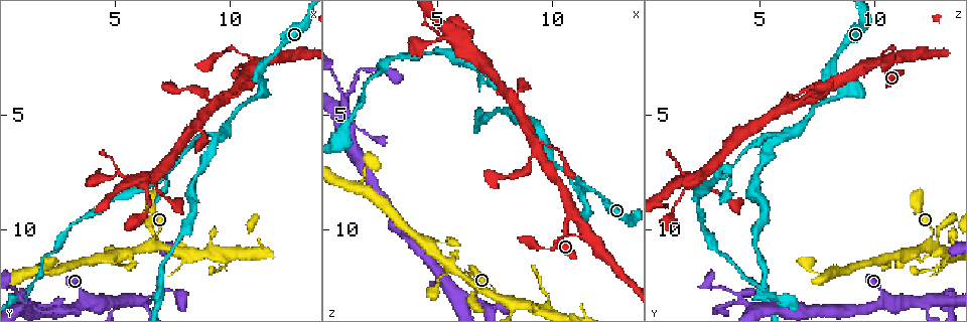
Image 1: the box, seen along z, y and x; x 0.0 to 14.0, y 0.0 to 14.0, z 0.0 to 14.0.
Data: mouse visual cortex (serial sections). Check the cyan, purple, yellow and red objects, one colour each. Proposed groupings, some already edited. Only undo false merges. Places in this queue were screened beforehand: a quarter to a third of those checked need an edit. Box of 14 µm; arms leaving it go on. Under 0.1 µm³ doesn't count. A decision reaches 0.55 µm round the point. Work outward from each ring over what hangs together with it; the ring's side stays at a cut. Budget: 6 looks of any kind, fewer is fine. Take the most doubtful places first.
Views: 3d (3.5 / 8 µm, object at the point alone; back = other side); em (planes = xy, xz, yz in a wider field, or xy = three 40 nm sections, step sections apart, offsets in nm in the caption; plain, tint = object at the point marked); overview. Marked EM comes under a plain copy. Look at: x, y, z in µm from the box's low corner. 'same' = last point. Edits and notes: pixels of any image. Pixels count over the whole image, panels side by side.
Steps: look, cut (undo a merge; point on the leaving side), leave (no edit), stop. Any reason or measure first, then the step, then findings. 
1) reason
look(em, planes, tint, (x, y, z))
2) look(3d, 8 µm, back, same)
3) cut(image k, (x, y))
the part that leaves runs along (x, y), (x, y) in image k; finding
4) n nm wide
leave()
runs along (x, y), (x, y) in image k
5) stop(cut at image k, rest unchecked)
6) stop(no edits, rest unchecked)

side arm on a straight run
look(3d, 3.5 µm, (1.0, 13.2, 4.3))

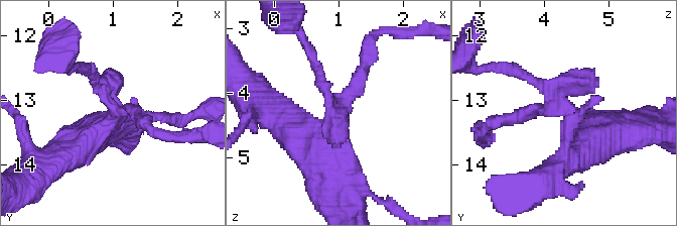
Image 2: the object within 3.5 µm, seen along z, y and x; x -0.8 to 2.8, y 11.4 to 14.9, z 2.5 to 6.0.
shape alone is not enough
look(em, planes, tint, (1.05, 13.15, 4.15))

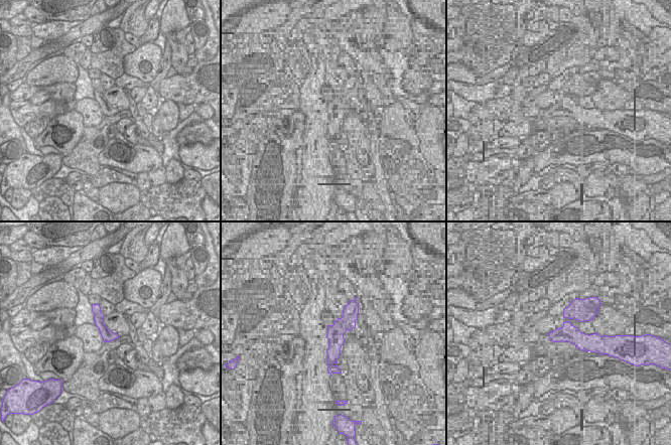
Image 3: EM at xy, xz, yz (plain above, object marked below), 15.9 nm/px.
leave()
runs along (327, 161), (324, 143), (368, 50) in image 2; all the same cell

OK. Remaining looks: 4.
look(3d, 3.5 µm, back, (11.3, 3.7, 8.6))

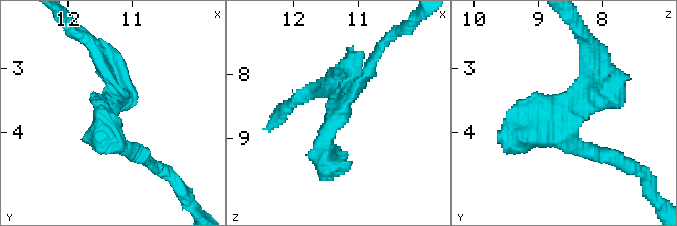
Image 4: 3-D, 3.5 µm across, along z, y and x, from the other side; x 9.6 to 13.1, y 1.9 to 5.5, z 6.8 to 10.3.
shape alone is not enough
look(em, xy, step 2, tint, (11.30, 3.80, 8.70))

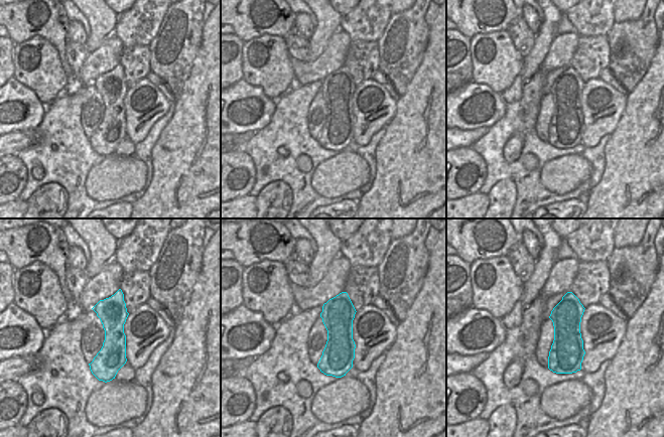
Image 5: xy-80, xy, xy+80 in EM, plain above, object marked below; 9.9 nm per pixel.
another direction
look(em, xy, step 3, tint, same)

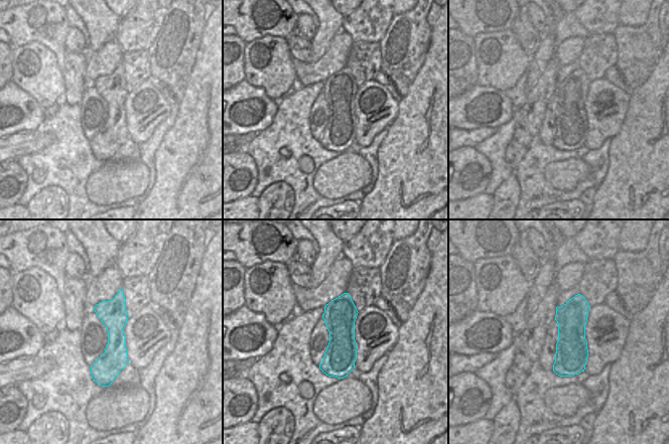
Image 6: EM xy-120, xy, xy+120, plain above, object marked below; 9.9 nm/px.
320 nm wide
leave()
runs along (103, 65), (109, 135), (137, 151) in image 4; all the same cell

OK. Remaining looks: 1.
stop(no edits, rest unchecked)

